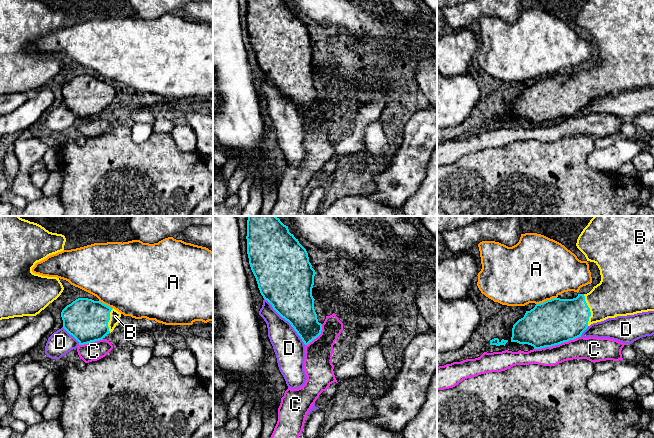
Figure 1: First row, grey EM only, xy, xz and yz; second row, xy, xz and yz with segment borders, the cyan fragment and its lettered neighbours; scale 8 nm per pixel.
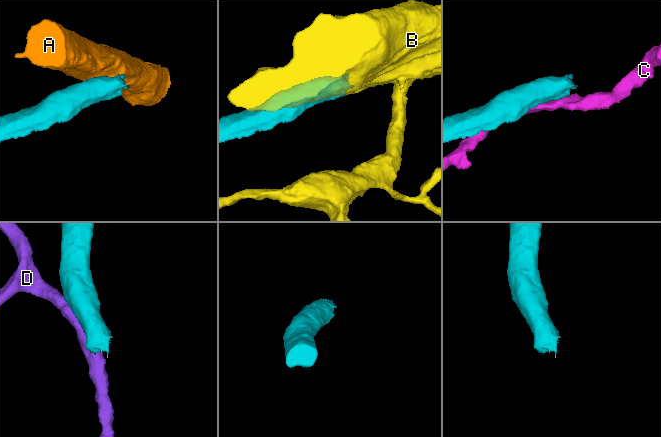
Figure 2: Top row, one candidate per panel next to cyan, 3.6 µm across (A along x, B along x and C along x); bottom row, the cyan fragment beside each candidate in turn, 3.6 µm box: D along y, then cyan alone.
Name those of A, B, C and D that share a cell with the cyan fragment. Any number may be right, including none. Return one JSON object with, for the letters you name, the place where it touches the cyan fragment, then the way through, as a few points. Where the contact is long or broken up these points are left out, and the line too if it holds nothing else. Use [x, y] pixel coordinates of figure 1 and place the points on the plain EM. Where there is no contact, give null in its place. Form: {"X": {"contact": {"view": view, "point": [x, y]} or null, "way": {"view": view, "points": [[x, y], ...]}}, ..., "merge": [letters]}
{"B": {"contact": {"view": "yz", "point": [589, 86]}}, "merge": ["B"]}

